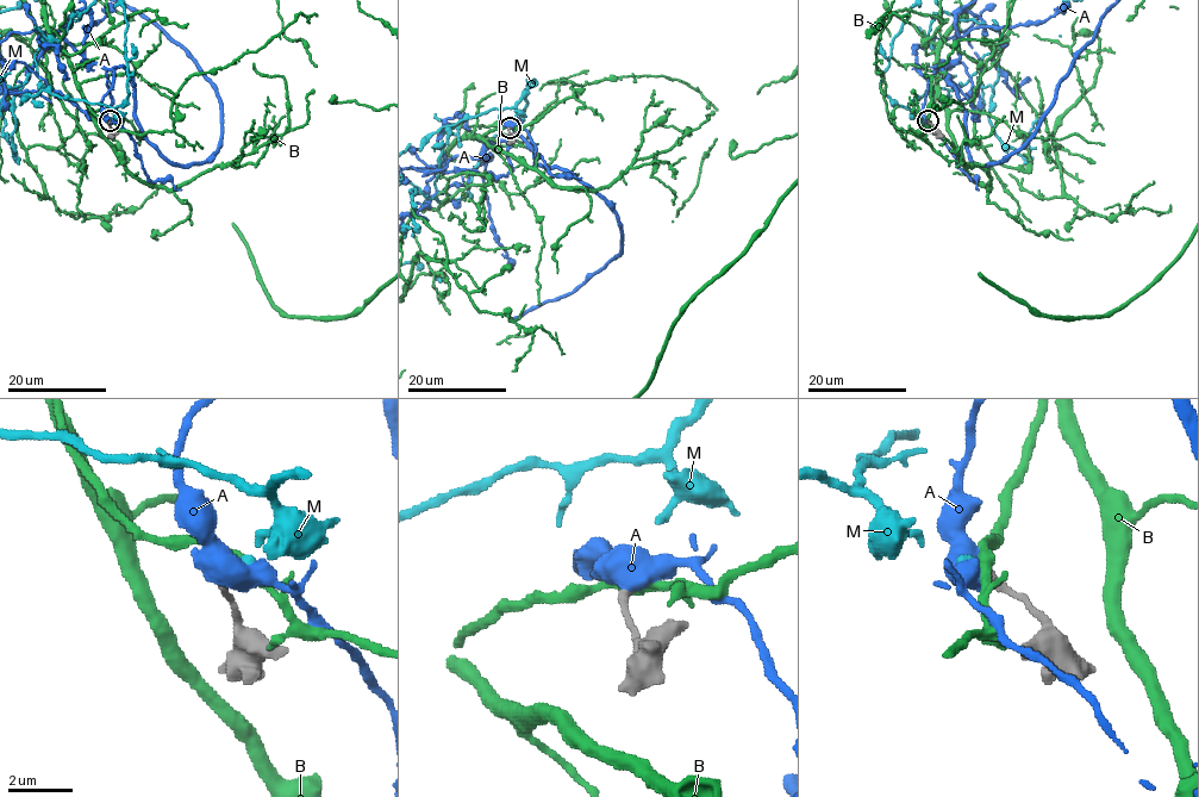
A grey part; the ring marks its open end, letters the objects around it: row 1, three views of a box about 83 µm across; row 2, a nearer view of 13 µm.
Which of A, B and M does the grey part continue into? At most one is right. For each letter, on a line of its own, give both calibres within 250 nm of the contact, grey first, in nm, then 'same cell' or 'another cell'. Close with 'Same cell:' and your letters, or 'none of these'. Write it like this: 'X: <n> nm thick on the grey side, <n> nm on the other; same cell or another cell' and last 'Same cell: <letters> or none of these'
A: 280 nm thick on the grey side, 650 nm on the other; another cell
B: 260 nm thick on the grey side, 360 nm on the other; another cell
M: 280 nm thick on the grey side, 260 nm on the other; same cell
Same cell: M

